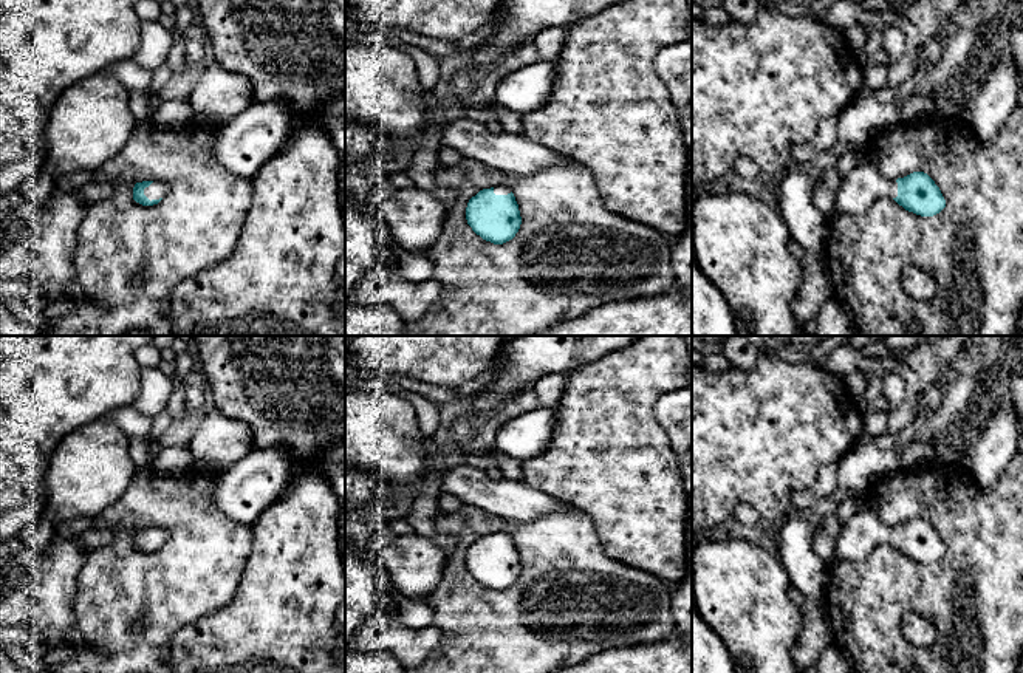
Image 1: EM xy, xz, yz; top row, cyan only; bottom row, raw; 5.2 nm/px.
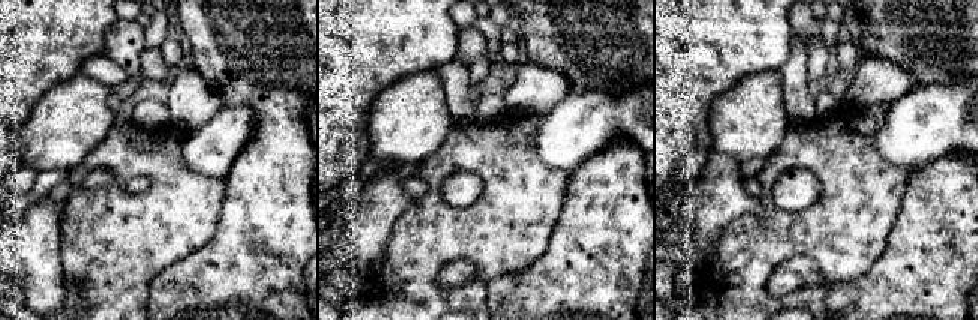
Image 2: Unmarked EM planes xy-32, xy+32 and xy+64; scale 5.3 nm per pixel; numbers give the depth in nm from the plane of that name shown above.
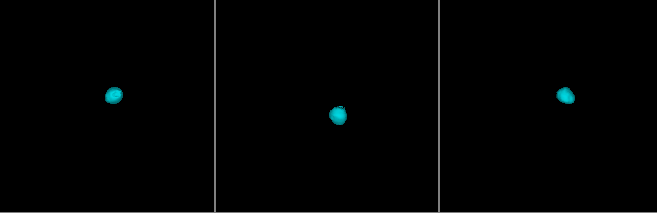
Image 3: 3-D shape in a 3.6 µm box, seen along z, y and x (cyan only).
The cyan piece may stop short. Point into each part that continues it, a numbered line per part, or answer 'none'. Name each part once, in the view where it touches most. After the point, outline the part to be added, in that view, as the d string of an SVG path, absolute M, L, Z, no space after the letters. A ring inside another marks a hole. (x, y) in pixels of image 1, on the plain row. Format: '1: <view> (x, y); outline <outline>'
1: xy (158, 536); outline M153 528L149 534L144 535L144 541L152 546L164 545L170 537L170 531L166 528Z

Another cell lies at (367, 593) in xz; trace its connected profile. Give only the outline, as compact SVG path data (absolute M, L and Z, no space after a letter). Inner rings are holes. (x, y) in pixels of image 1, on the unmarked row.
M345 531L345 673L405 673L405 667L388 651L361 653L348 648L356 630L373 614L399 597L388 591L392 585L378 555L359 549Z

